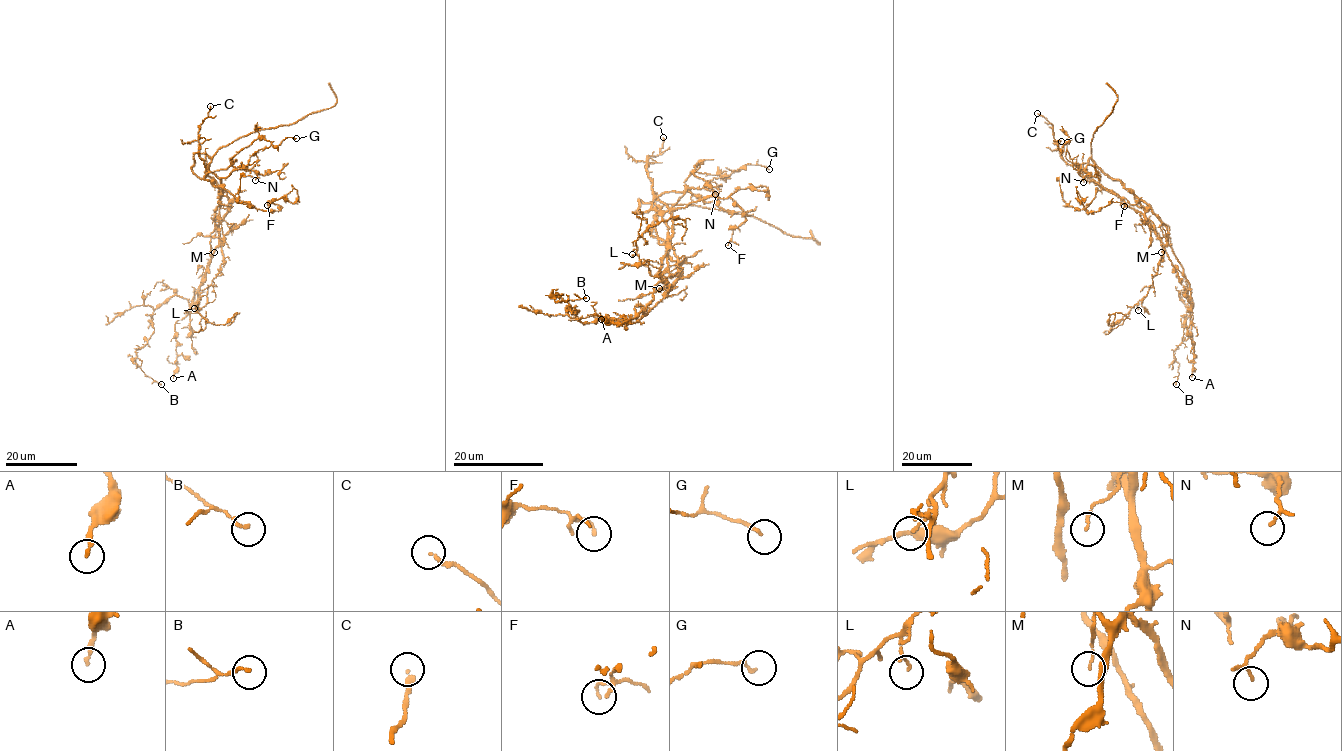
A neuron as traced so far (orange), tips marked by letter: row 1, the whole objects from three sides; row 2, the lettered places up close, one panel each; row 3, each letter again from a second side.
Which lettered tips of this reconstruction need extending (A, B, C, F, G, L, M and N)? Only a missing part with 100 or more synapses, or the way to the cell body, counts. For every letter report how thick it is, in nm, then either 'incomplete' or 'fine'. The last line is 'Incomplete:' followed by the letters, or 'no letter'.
A: calibre 170 nm; fine
B: calibre 110 nm; fine
C: calibre 190 nm; fine
F: calibre 120 nm; fine
G: calibre 130 nm; fine
L: calibre 70 nm; fine
M: calibre 80 nm; fine
N: calibre 80 nm; fine
Incomplete: no letter

